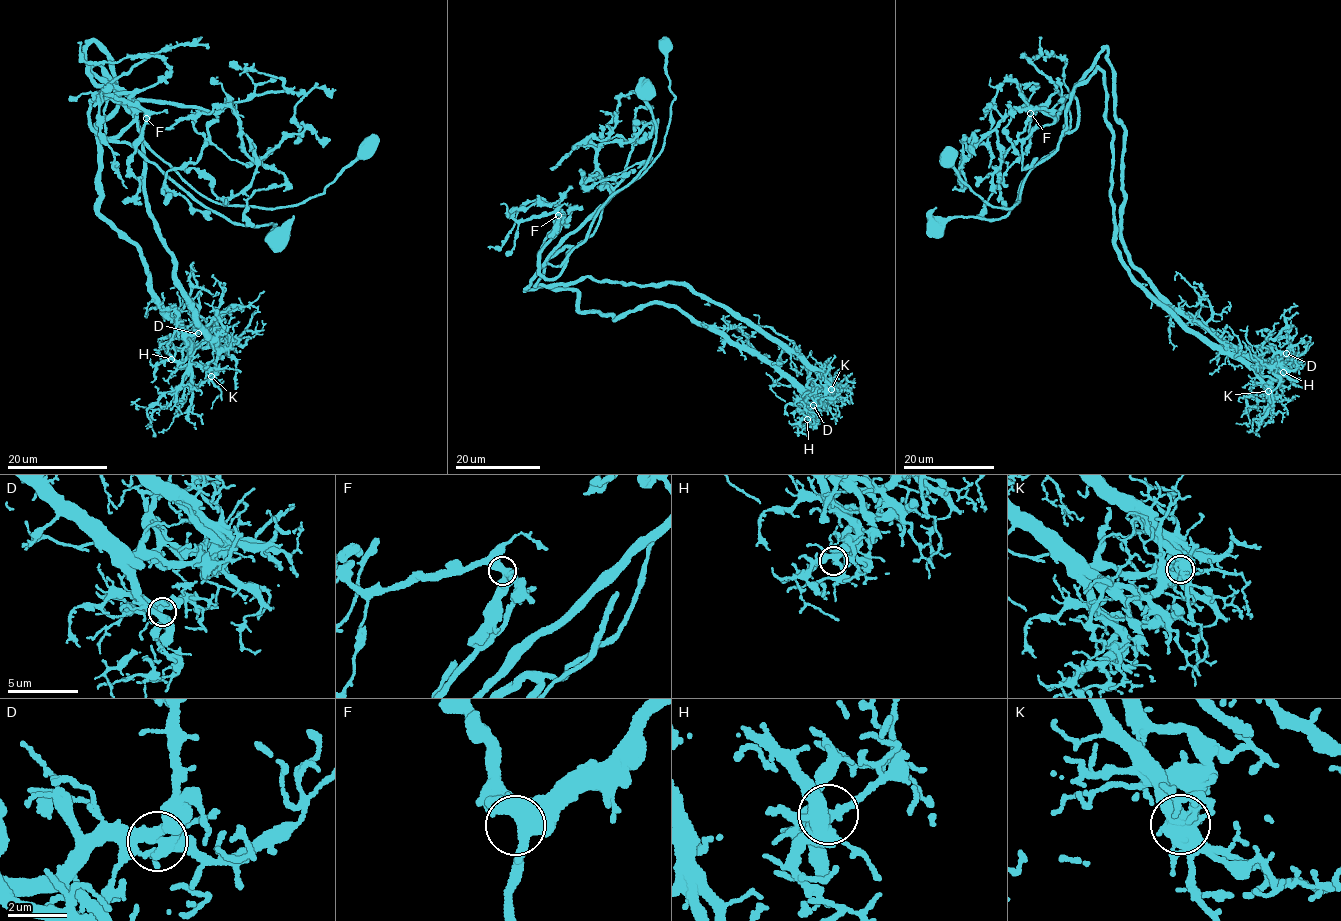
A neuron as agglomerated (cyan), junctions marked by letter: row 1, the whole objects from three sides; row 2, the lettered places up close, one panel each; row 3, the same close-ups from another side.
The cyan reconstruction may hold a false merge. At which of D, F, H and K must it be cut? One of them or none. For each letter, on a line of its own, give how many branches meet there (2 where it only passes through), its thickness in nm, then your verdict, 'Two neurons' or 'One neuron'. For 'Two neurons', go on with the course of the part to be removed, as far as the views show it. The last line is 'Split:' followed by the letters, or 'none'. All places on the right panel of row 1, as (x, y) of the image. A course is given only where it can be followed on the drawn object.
D: Branches: 4. Thickness 400 nm. One neuron
F: Branches: 4. Thickness 440 nm. One neuron
H: Branches: 4. Thickness 400 nm. One neuron
K: Branches: 7. Thickness 500 nm. Two neurons. Course of the part to remove: (1268, 391), (1121, 258), (1102, 71), (1075, 86), (1056, 150), (1032, 165), (1009, 208), (974, 194), (945, 149)
Split: K

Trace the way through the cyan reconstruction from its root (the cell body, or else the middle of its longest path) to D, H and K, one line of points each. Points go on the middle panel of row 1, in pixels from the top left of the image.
D: (646, 90), (656, 132), (645, 167), (526, 290), (579, 292), (580, 312), (619, 319), (671, 305), (813, 405)
H: (646, 90), (645, 167), (526, 290), (579, 292), (580, 312), (619, 319), (671, 305), (781, 374), (807, 419)
K: (646, 90), (656, 132), (645, 167), (532, 284), (683, 284), (831, 389)

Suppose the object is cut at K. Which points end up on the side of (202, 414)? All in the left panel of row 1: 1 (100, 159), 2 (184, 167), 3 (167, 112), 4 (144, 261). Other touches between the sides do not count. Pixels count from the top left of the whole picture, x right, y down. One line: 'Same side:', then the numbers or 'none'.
Same side: 1, 2, 4

